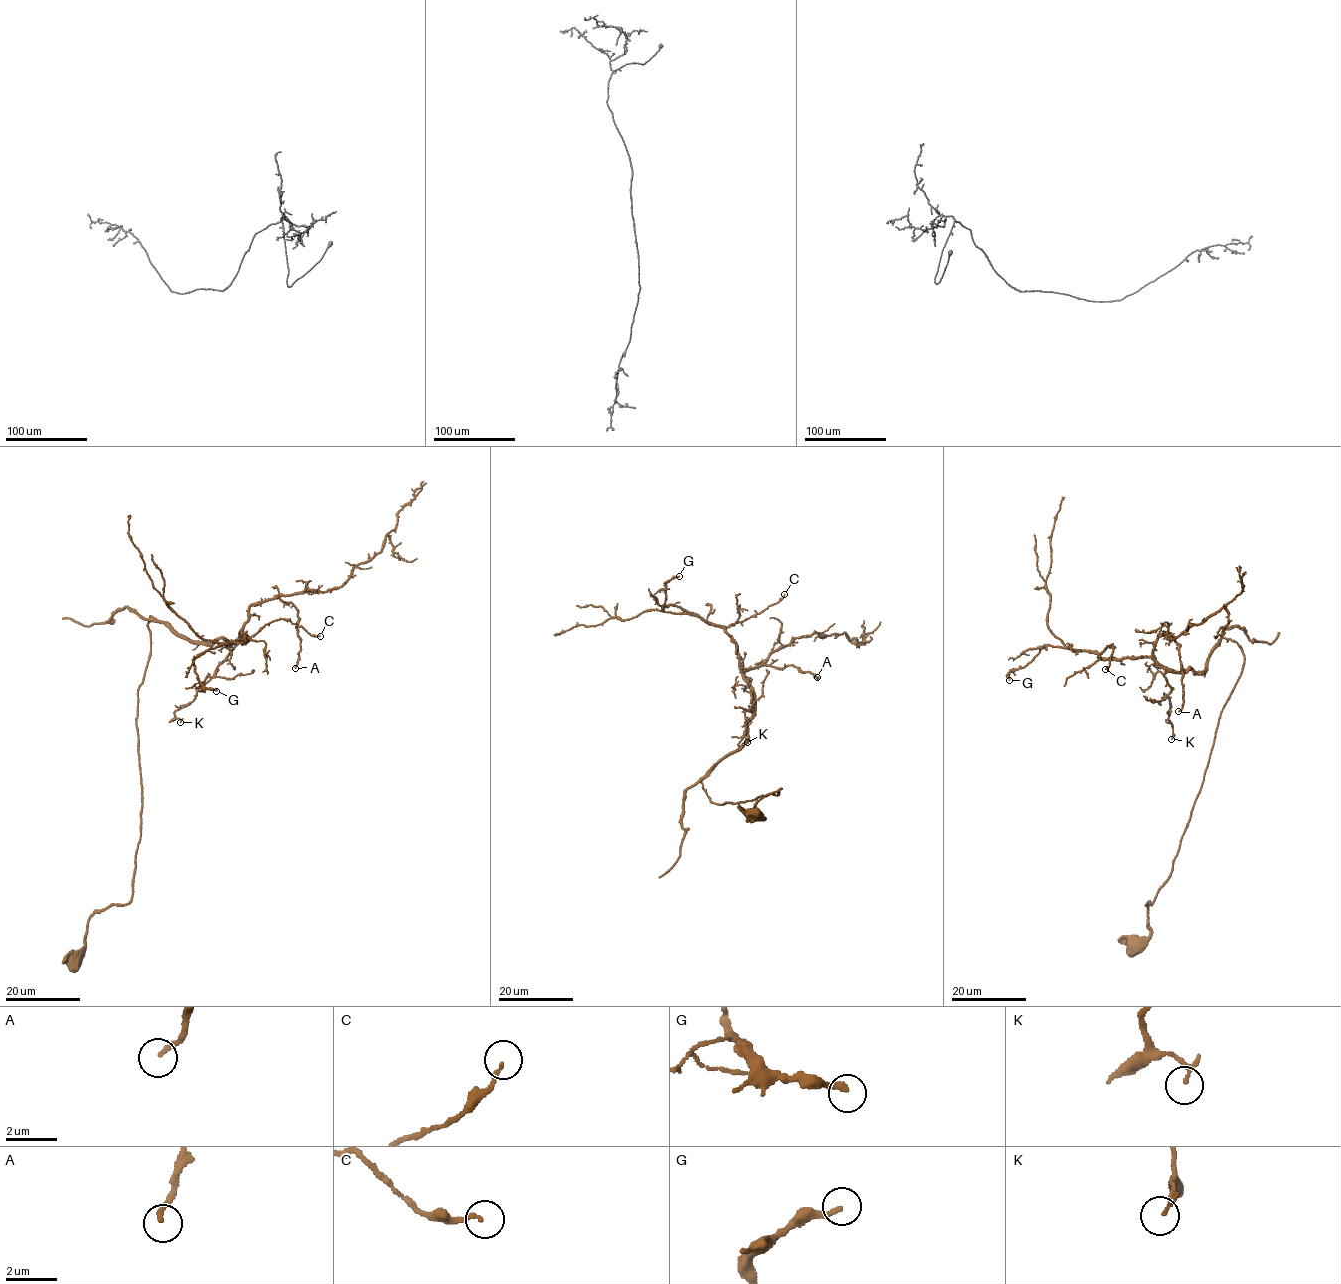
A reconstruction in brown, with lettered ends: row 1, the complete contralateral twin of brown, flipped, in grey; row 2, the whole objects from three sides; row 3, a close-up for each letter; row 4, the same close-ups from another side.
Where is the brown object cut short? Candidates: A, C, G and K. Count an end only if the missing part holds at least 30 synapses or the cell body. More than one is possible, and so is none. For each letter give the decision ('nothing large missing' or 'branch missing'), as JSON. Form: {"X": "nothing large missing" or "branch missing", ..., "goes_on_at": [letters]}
{"A": "nothing large missing", "C": "nothing large missing", "G": "nothing large missing", "K": "nothing large missing", "goes_on_at": []}

